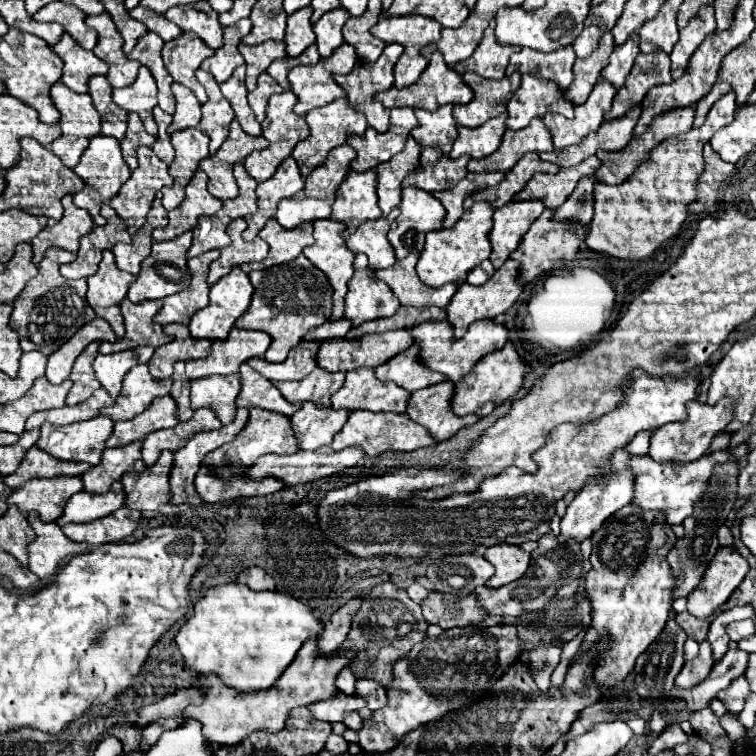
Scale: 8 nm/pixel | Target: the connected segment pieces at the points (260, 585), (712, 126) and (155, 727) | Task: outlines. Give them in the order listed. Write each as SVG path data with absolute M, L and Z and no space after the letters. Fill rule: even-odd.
M247 568L239 574L239 582L251 586L253 590L275 590L275 580L263 568Z
M729 92L713 104L701 128L691 128L689 132L669 136L663 140L663 144L657 144L655 150L649 152L649 158L637 166L637 172L633 172L627 182L617 186L603 182L595 184L595 214L587 230L587 246L607 256L643 260L649 258L665 240L673 238L687 218L689 202L695 200L695 182L703 172L703 146L719 128L731 124L735 112L735 94Z
M159 722L149 724L147 728L143 728L143 734L141 734L141 750L151 748L159 740L161 734L163 734L163 726Z

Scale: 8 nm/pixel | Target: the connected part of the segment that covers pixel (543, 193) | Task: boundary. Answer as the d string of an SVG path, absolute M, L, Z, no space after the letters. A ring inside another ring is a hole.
M591 156L583 160L583 164L577 164L573 168L561 168L557 174L535 174L527 186L515 196L515 200L541 200L545 208L559 208L567 196L575 190L577 182L585 176L595 176L595 170L601 166L601 160L597 156Z

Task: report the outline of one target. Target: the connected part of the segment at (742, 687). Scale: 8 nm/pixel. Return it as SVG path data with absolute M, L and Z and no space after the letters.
M739 676L737 680L733 680L733 682L729 684L729 688L725 688L723 692L719 692L717 698L725 704L725 708L727 708L731 714L737 716L737 714L743 710L745 698L747 698L749 692L751 692L751 690L749 690L749 684L747 684L745 676Z

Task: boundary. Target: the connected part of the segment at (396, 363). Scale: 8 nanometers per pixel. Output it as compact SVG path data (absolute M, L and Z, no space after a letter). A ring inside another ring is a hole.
M413 346L393 356L391 360L387 360L387 364L381 364L379 368L375 368L377 378L383 382L393 380L409 392L415 392L445 380L445 376L439 376L437 372L427 372L427 368L423 368L423 364L415 360L415 356L419 356L419 348L413 348Z

